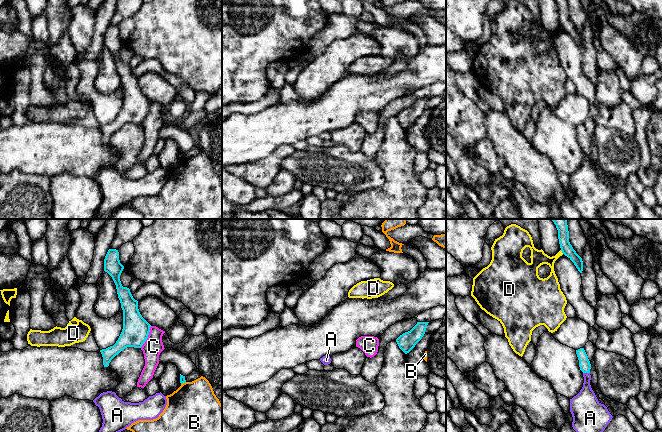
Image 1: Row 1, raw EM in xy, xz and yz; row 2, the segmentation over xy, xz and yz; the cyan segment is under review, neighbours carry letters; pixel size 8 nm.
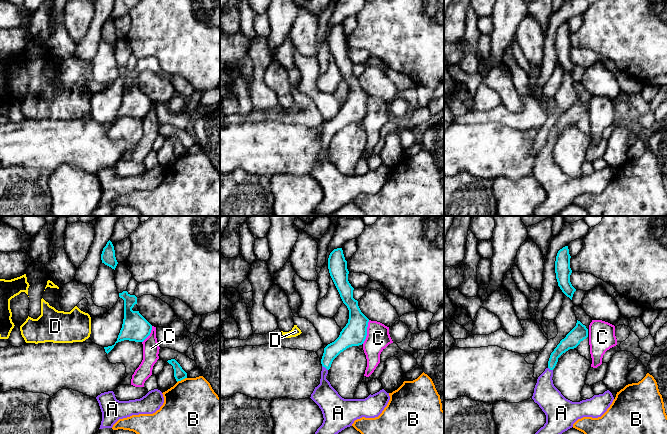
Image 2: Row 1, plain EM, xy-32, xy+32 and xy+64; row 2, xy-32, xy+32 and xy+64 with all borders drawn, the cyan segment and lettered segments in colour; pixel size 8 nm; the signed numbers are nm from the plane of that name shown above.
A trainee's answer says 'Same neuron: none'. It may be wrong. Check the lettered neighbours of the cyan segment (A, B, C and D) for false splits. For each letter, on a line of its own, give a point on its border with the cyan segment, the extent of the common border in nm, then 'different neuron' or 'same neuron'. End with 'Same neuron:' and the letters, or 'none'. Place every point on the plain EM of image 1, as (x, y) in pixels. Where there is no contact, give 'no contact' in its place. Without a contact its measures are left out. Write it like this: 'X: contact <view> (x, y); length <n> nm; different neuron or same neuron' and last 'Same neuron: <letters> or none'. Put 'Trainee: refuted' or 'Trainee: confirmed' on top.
Trainee: refuted
A: contact yz (586, 148); length 60 nm; same neuron
B: contact xy (183, 158); length 50 nm; different neuron
C: contact xy (147, 113); length 200 nm; different neuron
D: contact yz (562, 28); length 40 nm; different neuron
Same neuron: A

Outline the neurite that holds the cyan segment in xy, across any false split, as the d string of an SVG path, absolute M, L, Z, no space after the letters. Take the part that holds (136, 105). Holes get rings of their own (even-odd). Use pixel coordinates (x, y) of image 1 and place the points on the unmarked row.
M109 25L104 35L104 47L113 55L118 74L123 86L123 105L113 122L100 126L104 143L108 143L111 136L127 123L141 124L148 114L151 101L142 93L130 65L123 63L120 51L124 42L120 39L119 28Z

